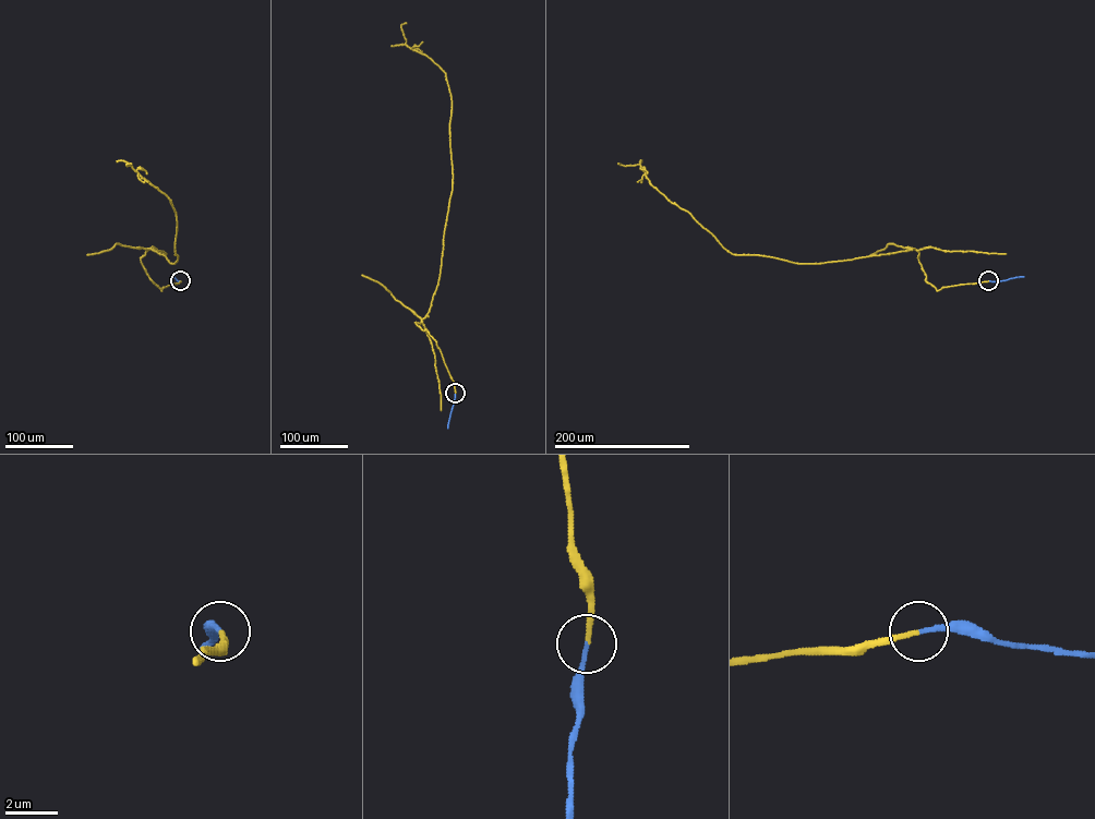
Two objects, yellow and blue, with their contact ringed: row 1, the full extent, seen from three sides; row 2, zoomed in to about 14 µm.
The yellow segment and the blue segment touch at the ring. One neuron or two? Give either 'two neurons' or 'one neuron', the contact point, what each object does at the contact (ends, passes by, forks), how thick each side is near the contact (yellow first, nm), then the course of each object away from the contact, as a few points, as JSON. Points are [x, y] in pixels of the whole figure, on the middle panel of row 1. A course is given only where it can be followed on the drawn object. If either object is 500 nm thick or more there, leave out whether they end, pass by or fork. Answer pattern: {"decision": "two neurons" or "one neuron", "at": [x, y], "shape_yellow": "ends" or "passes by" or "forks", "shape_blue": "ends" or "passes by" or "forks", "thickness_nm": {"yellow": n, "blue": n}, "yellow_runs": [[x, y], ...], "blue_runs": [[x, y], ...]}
{"decision": "one neuron", "at": [455, 393], "shape_yellow": "ends", "shape_blue": "ends", "thickness_nm": {"yellow": 180, "blue": 180}, "yellow_runs": [[455, 393], [436, 341], [416, 323], [420, 323], [421, 318], [413, 312]], "blue_runs": [[455, 393], [447, 428]]}

